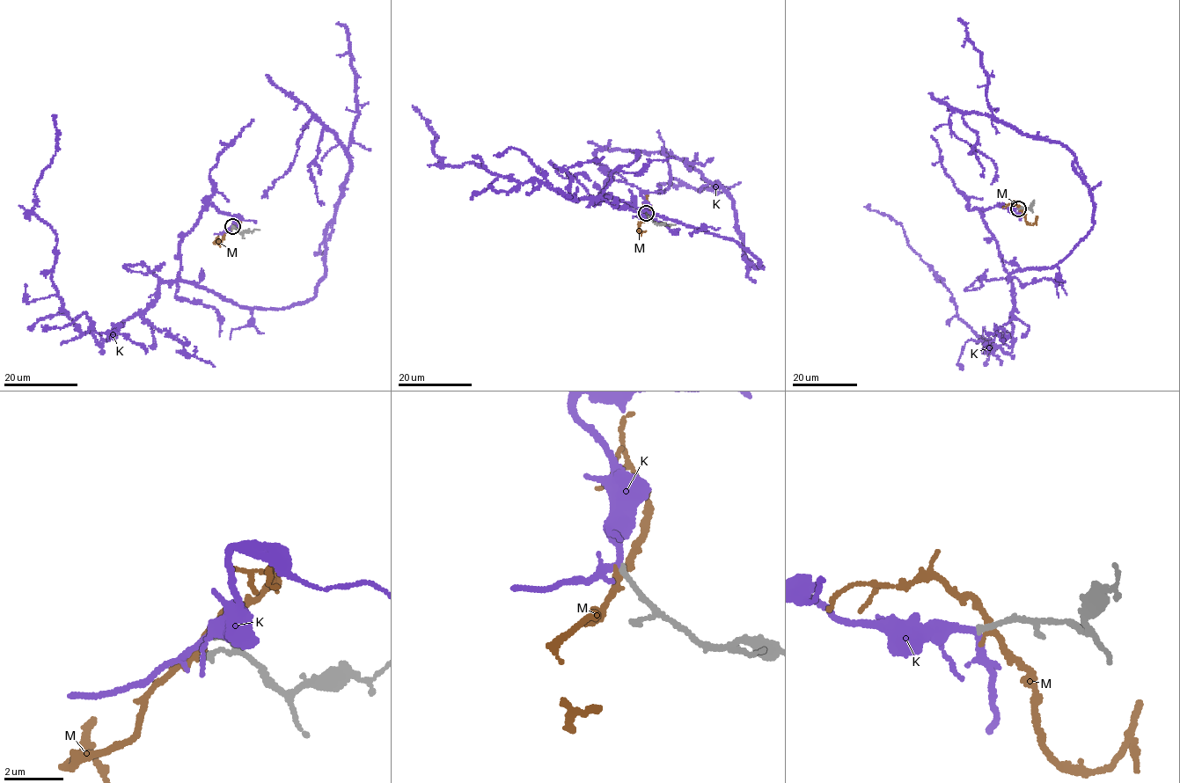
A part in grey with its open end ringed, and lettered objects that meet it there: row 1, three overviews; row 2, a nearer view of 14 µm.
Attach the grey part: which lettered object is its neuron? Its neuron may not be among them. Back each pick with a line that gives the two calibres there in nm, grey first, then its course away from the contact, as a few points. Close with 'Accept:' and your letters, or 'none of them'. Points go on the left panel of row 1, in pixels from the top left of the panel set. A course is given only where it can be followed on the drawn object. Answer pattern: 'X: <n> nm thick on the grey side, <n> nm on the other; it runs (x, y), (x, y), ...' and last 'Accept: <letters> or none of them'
Accept: none of them

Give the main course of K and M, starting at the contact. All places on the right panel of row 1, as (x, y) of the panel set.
K: (1019, 208), (975, 208), (1009, 274), (1060, 261), (1092, 226), (1066, 146), (954, 109), (991, 185)
M: (1020, 208), (1026, 222), (1032, 224), (1035, 221), (1037, 224)

